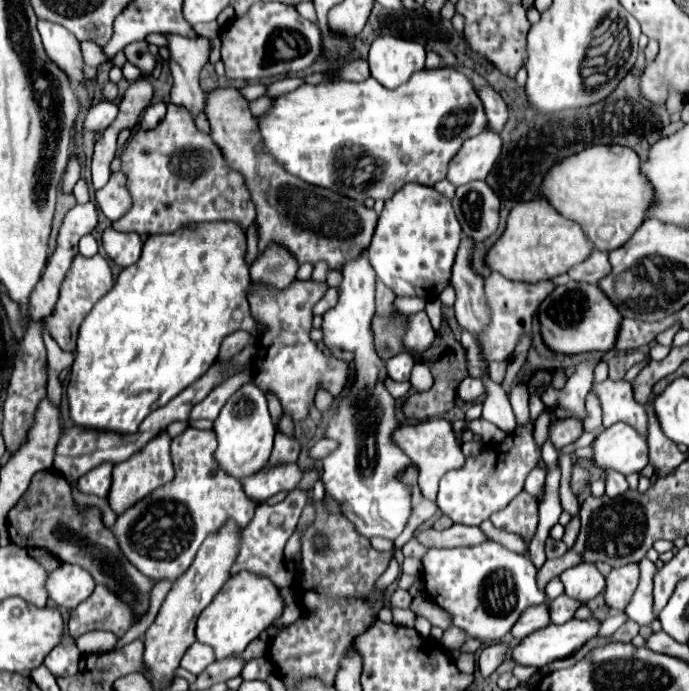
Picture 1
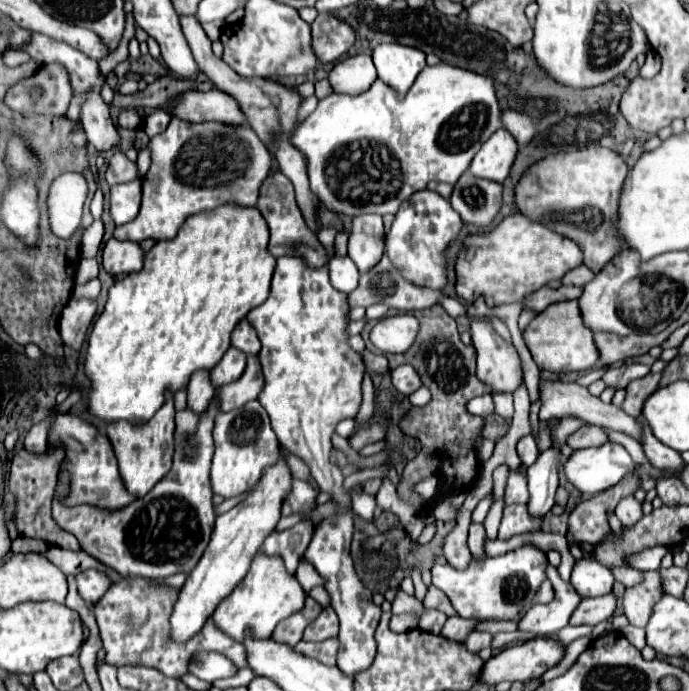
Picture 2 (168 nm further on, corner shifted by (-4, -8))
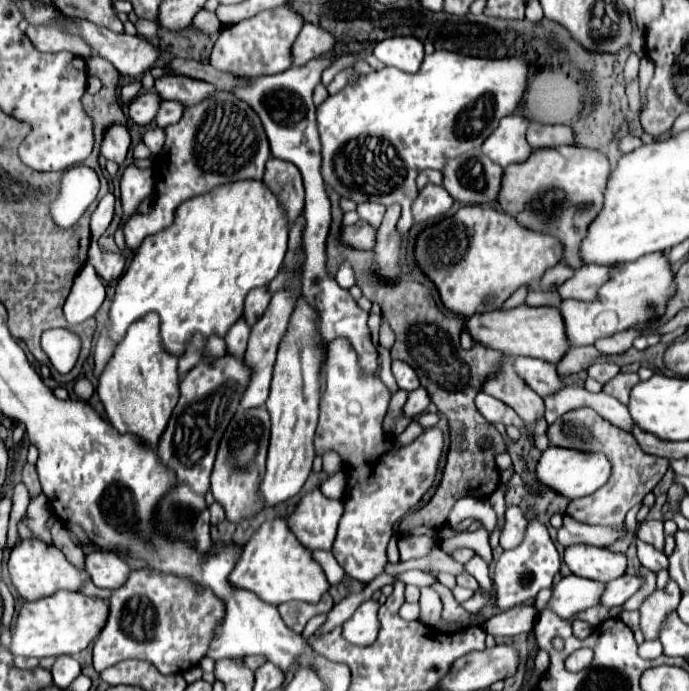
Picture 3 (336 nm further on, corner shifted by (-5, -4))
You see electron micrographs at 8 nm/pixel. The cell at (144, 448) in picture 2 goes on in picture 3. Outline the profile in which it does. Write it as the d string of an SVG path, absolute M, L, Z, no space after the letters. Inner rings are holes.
M147 315L145 319L133 323L121 341L121 347L117 347L109 365L99 377L97 387L109 423L119 433L131 433L139 437L151 449L157 447L179 399L177 359L165 355L165 351L157 347L157 327L157 315Z

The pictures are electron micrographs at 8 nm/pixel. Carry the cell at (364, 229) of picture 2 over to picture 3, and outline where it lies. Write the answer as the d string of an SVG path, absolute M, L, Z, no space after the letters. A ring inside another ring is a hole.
M361 203L361 205L357 205L357 213L359 213L361 221L367 221L371 227L379 229L379 225L383 221L385 207L379 203Z

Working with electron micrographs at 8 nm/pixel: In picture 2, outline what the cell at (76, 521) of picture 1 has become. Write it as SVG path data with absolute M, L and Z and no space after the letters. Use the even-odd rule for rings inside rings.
M18 451L12 459L10 467L10 479L8 481L18 481L12 485L14 489L14 499L16 499L16 509L14 509L14 523L20 535L26 537L40 537L46 539L62 549L74 549L78 551L80 545L76 537L68 531L62 531L56 527L56 521L50 515L52 507L52 493L56 489L56 479L58 479L58 467L64 459L64 451L46 451L44 455L30 455L28 451Z

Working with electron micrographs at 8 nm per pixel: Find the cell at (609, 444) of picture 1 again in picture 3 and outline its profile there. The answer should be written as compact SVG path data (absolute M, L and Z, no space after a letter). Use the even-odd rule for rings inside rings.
M549 445L547 451L541 455L539 465L537 465L537 477L543 485L551 487L553 491L569 497L569 499L579 499L585 495L591 495L603 483L609 481L611 477L611 461L603 453L591 453L591 451L577 451L577 449L565 449L565 447L555 447Z

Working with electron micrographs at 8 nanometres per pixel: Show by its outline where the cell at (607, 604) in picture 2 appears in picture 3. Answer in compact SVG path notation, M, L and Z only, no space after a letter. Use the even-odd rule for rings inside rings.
M623 575L621 579L615 579L613 583L605 585L605 591L603 591L601 599L599 599L599 605L603 605L603 607L619 607L639 587L641 587L641 577L639 575Z

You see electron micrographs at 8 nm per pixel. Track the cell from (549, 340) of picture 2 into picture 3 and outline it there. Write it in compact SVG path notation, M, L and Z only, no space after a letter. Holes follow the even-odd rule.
M515 307L511 311L491 311L483 315L473 315L467 325L469 333L473 335L473 341L485 343L485 347L491 347L495 351L507 353L507 355L527 355L537 357L549 363L559 363L567 351L573 349L571 341L565 333L565 321L557 307Z

